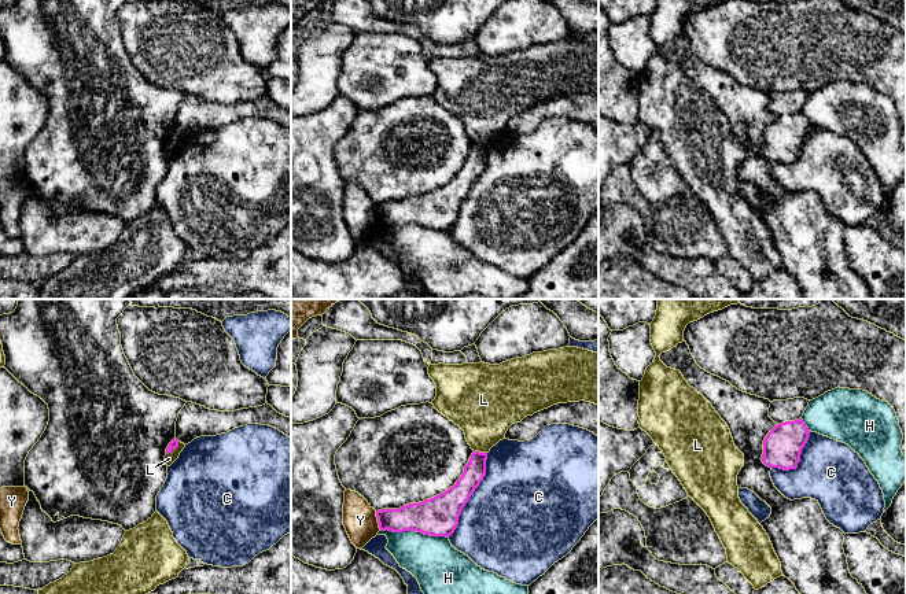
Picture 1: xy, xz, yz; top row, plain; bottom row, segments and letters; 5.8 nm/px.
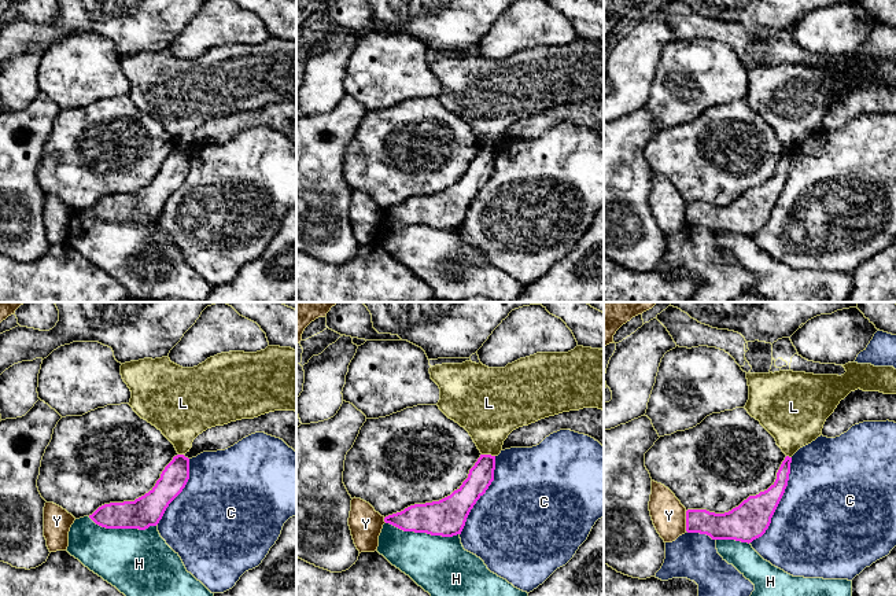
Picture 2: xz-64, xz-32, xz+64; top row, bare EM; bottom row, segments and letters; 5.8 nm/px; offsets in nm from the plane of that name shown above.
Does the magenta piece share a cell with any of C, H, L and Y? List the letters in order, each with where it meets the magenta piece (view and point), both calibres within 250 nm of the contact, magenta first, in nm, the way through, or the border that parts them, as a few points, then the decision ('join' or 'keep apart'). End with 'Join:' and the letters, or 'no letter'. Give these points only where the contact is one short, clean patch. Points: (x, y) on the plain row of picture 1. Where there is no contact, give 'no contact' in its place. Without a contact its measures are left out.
C: contact xz (471, 187); calibres 240 and 500 nm; keep apart
H: contact xz (413, 222); calibres 240 and 280 nm; keep apart
L: contact xz (481, 146); calibres 130 and 340 nm; border xz (474, 143), (486, 146); keep apart
Y: contact xz (378, 213); calibres 170 and 200 nm; keep apart
Join: no letter

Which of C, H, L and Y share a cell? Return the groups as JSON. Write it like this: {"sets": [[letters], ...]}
{"sets": [["C"], ["H"], ["L"], ["Y"]]}

